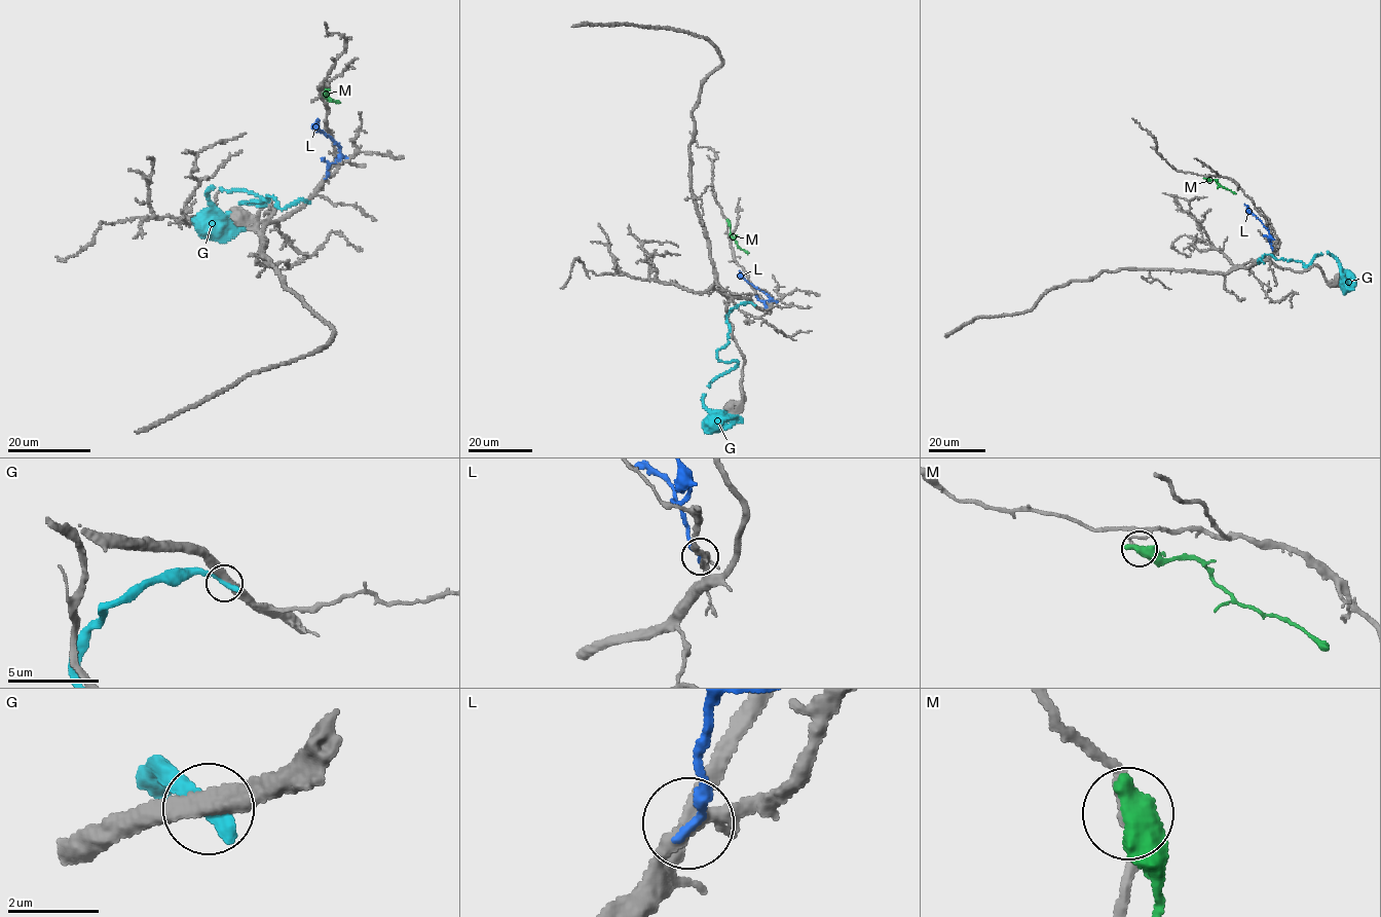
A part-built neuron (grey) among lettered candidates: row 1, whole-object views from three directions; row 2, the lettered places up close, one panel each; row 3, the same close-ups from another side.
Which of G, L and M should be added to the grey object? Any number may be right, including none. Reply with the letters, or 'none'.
none

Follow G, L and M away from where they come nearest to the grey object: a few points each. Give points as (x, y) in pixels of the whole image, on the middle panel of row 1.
G: (753, 304), (728, 314), (728, 341), (717, 358), (736, 366), (716, 376), (703, 399), (708, 408), (743, 423)
L: (766, 307), (763, 302), (769, 300), (769, 295), (752, 286), (739, 269)
M: (728, 222), (738, 246), (749, 253)

